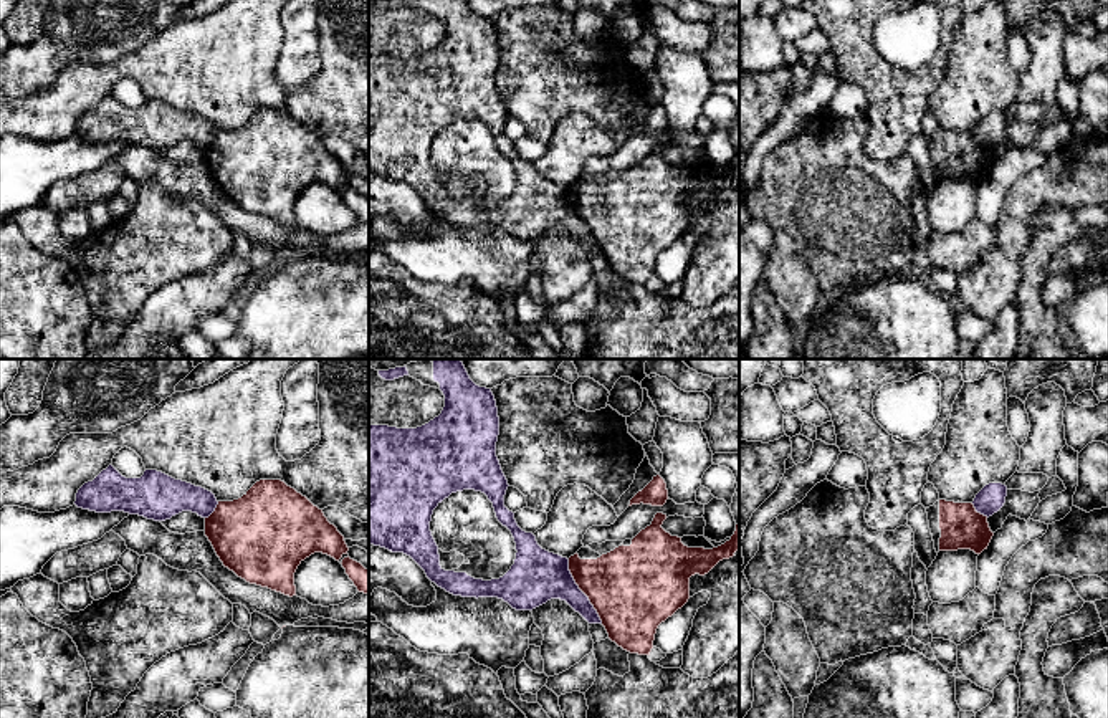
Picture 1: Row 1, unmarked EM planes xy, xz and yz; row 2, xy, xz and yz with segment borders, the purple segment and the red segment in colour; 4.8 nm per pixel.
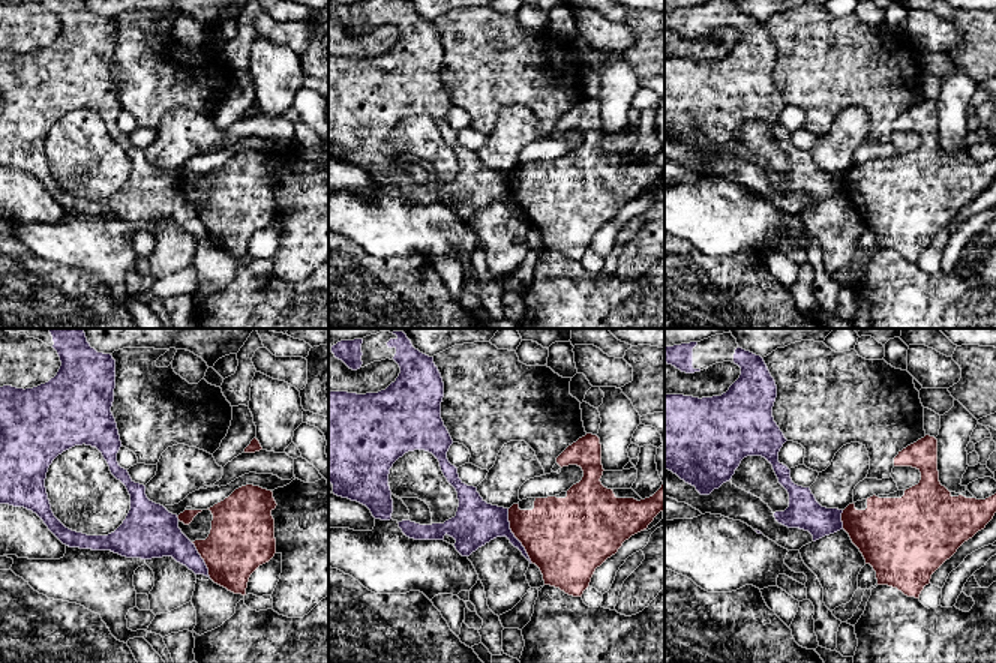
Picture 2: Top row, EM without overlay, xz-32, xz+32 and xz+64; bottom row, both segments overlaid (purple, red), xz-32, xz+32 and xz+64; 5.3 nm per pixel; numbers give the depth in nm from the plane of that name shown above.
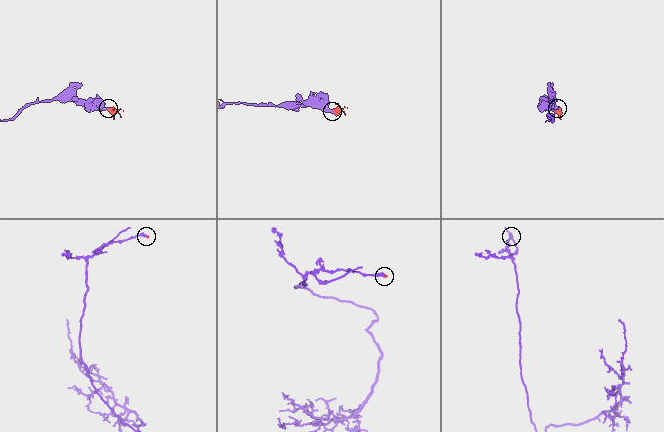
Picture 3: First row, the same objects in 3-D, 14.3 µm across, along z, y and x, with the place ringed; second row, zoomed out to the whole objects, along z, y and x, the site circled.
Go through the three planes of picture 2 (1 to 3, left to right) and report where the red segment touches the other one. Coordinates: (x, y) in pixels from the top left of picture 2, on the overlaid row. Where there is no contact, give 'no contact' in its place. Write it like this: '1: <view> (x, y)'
1: xz-32 (203, 560)
2: xz+32 (513, 536)
3: xz+64 (840, 519)

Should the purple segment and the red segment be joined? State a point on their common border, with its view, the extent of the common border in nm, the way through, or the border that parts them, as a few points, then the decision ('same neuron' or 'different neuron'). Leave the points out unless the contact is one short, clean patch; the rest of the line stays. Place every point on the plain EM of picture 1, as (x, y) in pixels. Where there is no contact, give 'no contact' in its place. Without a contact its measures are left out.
meets purple in xz at (581, 220); contact 360 nm long; border along xz (568, 189), (568, 199), (574, 212), (602, 252); different neuron

